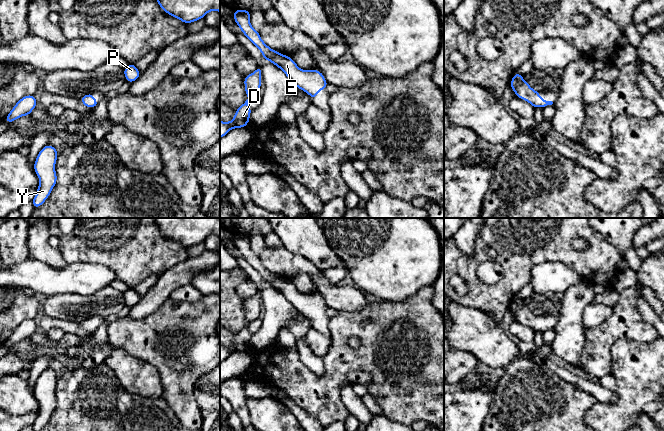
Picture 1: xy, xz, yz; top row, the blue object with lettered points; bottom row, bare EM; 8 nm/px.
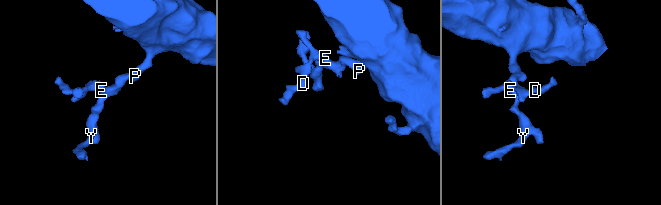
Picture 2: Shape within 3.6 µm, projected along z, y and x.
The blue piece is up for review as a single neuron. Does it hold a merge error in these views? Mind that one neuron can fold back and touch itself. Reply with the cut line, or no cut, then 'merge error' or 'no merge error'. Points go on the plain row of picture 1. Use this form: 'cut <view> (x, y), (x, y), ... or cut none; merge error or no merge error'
cut none; no merge error

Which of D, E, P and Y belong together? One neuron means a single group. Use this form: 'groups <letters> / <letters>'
groups D E P Y

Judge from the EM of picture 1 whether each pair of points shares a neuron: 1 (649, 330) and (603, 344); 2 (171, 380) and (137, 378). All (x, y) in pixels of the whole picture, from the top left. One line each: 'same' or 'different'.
1: same
2: different

